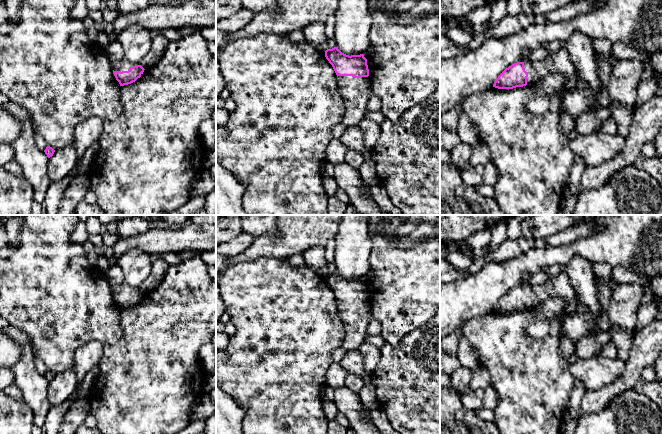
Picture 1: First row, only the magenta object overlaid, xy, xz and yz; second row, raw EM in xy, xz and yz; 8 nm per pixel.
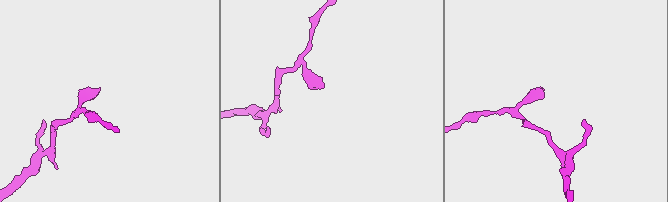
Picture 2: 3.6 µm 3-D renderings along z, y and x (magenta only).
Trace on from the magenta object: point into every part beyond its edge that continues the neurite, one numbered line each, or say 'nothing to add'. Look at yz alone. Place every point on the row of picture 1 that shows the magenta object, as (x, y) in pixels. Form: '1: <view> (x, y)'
1: yz (559, 61)

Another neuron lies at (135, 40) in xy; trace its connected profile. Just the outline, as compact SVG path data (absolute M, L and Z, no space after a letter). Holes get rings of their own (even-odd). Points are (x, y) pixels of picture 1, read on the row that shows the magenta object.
M129 25L118 35L121 44L124 62L129 67L139 65L146 56L152 43L151 31L140 25Z

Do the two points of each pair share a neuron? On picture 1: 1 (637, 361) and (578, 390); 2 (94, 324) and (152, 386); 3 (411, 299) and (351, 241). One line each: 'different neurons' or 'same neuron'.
1: different neurons
2: different neurons
3: different neurons

